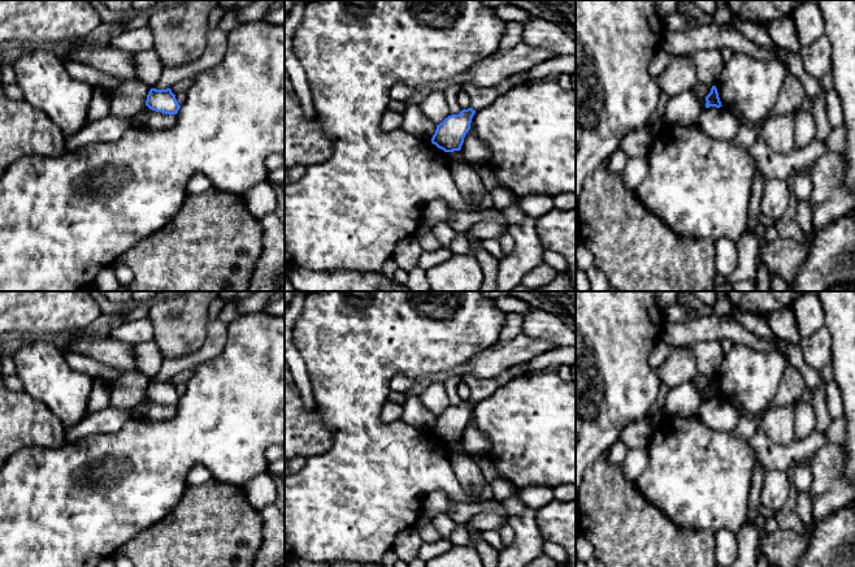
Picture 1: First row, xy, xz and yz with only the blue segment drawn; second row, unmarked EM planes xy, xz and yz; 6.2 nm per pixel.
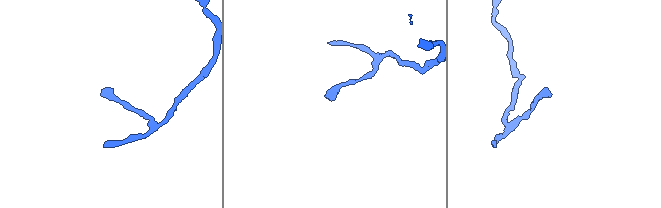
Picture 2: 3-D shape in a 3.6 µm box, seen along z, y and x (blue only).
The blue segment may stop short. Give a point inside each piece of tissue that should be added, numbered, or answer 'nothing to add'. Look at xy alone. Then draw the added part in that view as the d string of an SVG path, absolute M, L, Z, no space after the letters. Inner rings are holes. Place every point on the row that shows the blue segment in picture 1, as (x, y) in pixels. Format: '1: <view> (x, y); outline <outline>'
nothing to add

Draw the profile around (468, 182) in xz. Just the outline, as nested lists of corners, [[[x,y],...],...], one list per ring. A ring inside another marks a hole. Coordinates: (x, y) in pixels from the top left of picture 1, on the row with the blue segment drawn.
[[[466,160],[453,163],[450,172],[464,199],[473,204],[478,204],[487,191],[472,164]]]

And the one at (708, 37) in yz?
[[[712,23],[686,33],[664,31],[660,40],[660,48],[674,57],[689,56],[703,49],[721,49],[725,47],[735,53],[743,53],[756,60],[780,62],[773,51],[752,43],[733,26],[721,27]]]

